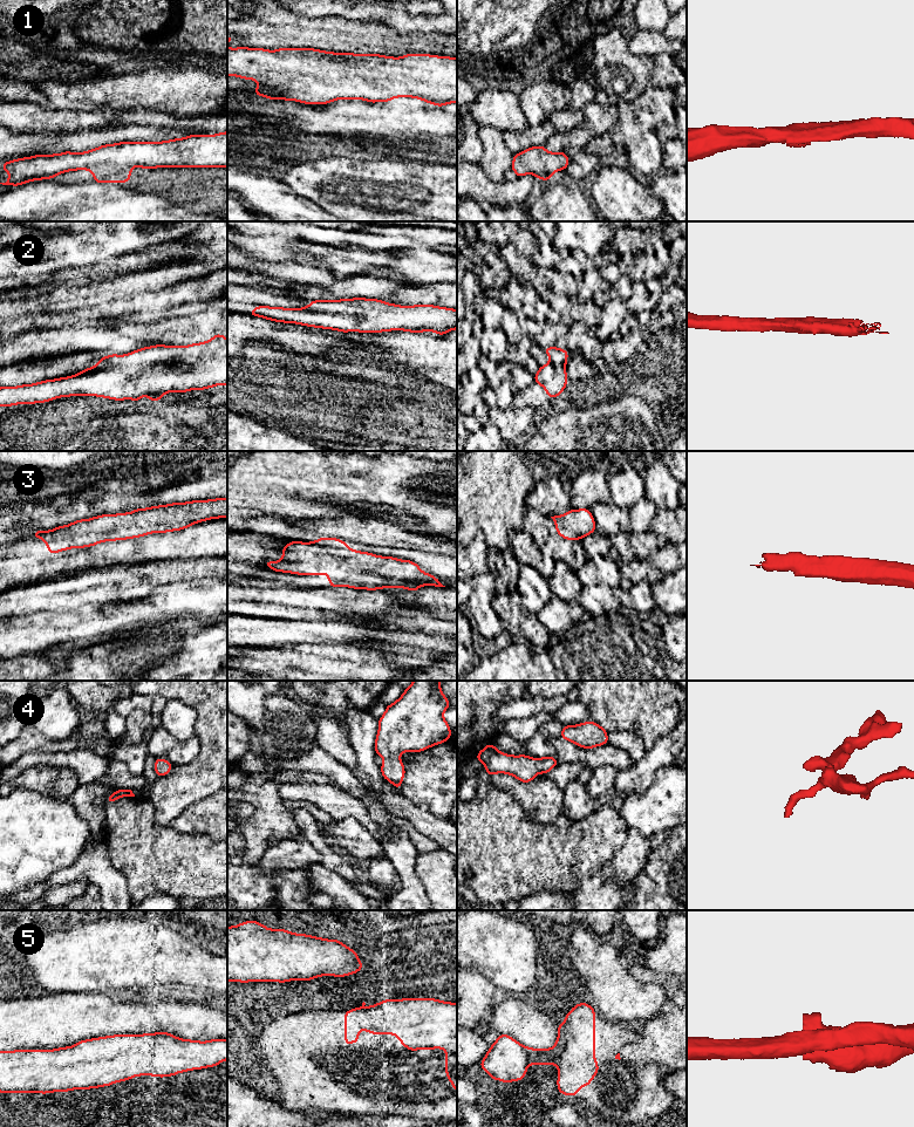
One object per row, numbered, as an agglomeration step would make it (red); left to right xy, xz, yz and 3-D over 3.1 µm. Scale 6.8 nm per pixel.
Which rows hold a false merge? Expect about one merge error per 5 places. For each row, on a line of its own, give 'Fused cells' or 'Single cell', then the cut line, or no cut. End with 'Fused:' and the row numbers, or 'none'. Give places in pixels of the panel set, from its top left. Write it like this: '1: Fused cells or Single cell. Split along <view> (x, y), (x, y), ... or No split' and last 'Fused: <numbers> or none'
1: Single cell. No split
2: Single cell. No split
3: Single cell. No split
4: Single cell. No split
5: Fused cells. Split along xy (138, 1054), (131, 1057), (132, 1072), (130, 1077)
Fused: 5

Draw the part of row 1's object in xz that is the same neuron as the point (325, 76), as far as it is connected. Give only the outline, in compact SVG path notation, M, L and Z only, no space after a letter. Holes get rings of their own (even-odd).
M228 48L227 76L255 80L254 95L268 100L328 104L335 100L363 100L386 103L396 97L420 98L443 107L457 103L457 59L429 54L401 57L380 54L333 53L313 48Z

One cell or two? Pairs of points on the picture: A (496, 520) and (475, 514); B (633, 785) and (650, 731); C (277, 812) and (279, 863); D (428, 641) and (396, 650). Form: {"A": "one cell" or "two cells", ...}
{"A": "one cell", "B": "two cells", "C": "two cells", "D": "one cell"}

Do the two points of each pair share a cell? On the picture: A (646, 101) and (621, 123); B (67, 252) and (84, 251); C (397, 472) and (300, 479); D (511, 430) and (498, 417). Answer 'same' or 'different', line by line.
A: same
B: same
C: same
D: same

